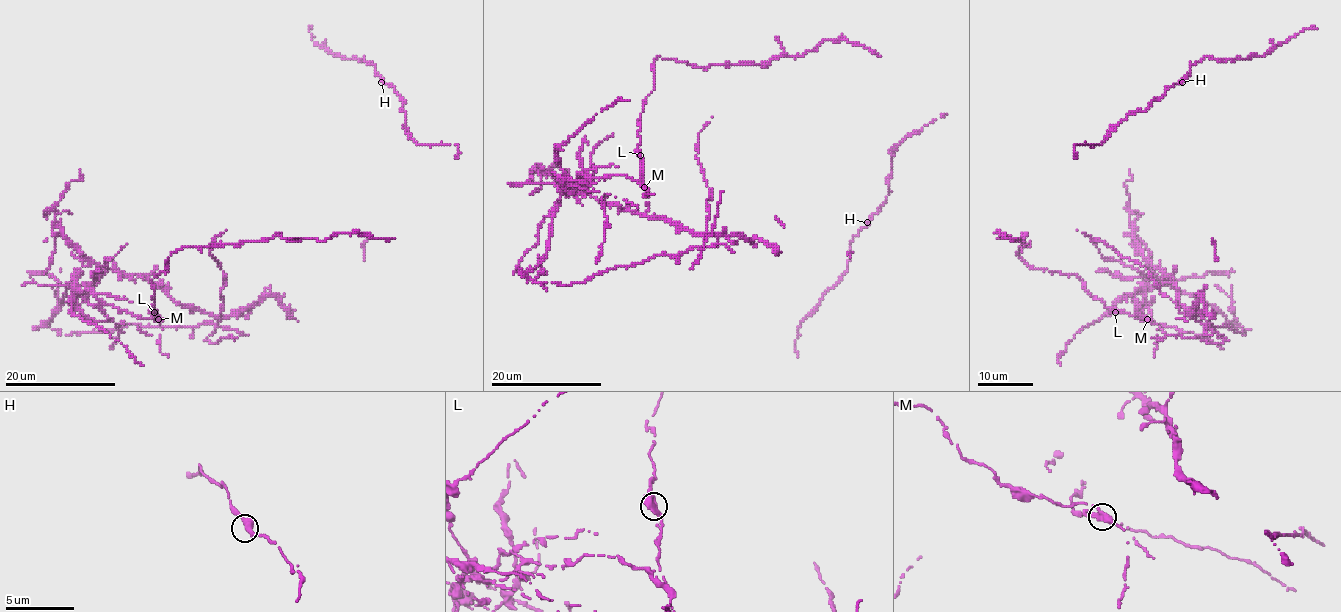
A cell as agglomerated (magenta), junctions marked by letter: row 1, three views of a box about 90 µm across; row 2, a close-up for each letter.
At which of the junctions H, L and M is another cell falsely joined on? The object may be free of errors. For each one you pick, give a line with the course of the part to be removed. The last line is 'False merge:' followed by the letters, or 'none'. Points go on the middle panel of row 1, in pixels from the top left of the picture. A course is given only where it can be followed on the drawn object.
M: Course of the part to remove: (644, 187), (613, 174), (562, 187), (548, 250), (524, 273), (543, 285), (706, 238), (540, 173), (565, 169)
False merge: M

